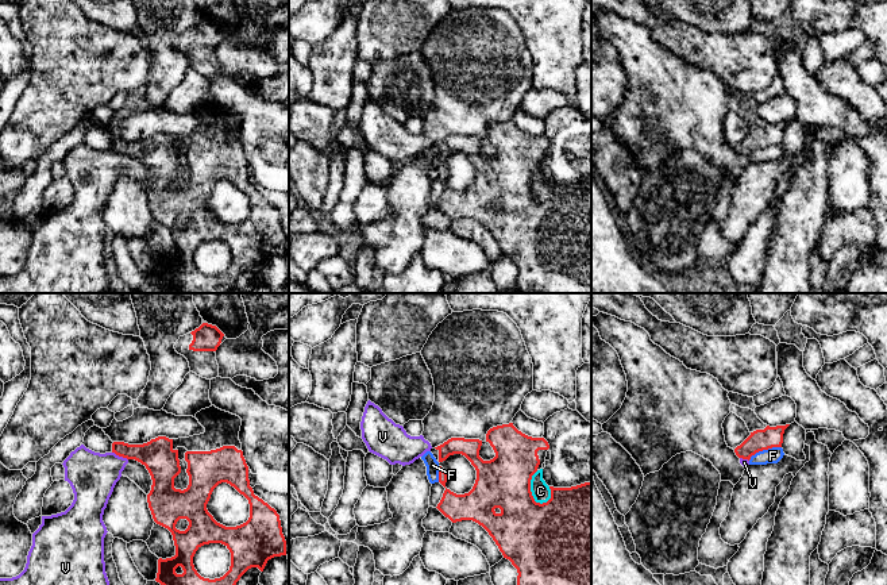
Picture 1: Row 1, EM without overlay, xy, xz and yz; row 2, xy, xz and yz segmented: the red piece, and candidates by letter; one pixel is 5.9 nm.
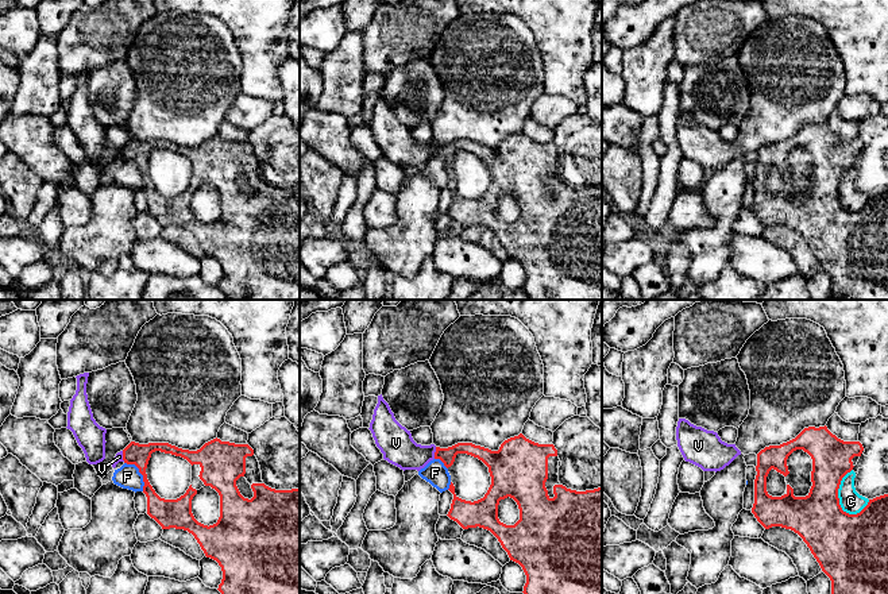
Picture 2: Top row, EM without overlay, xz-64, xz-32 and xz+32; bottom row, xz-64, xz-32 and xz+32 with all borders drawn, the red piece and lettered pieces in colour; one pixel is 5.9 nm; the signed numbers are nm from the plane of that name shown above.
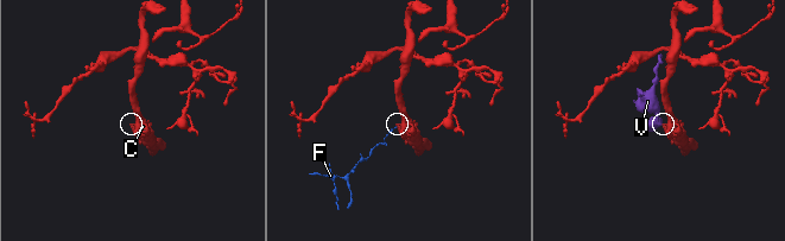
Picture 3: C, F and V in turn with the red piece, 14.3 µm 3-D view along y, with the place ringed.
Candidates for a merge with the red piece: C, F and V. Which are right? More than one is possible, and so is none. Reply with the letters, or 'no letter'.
no letter

